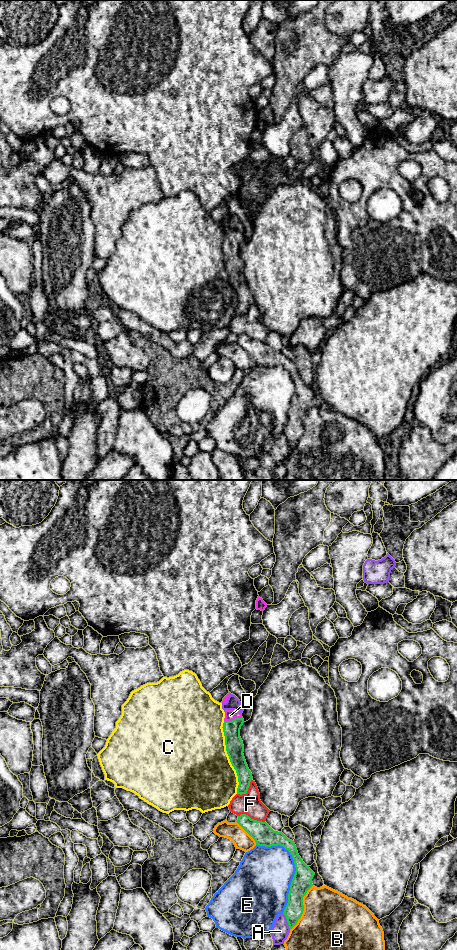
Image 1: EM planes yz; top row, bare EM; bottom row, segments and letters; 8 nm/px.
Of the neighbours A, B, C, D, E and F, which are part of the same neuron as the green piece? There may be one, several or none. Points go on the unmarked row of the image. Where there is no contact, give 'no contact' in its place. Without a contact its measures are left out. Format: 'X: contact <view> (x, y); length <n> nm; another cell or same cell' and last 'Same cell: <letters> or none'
A: contact yz (287, 440); length 150 nm; another cell
B: contact yz (303, 427); length 400 nm; another cell
C: contact yz (230, 281); length 550 nm; another cell
D: contact yz (234, 239); length 160 nm; same cell
E: contact yz (295, 386); length 600 nm; another cell
F: contact yz (250, 338); length 220 nm; another cell
Same cell: D

